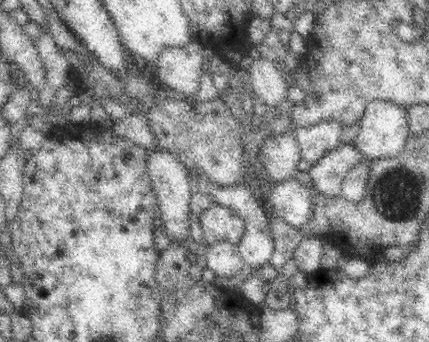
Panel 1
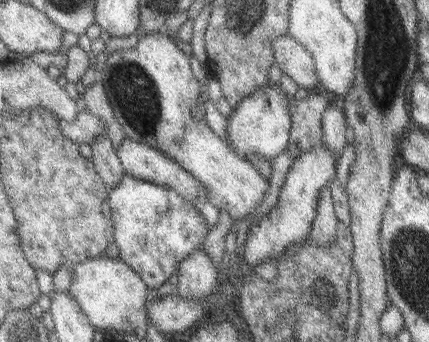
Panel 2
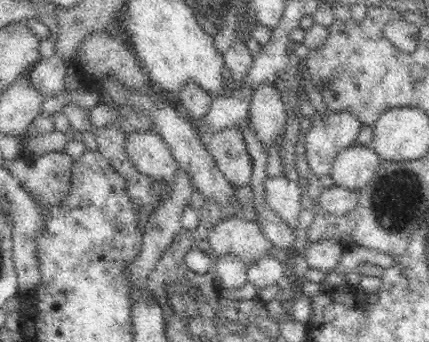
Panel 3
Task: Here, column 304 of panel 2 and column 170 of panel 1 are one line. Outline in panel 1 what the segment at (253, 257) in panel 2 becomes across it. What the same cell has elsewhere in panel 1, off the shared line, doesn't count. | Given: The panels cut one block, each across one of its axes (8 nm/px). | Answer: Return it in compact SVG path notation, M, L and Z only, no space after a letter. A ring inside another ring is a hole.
M150 150L148 152L148 160L146 160L146 166L148 166L148 174L152 178L152 188L156 192L156 198L158 198L158 206L160 206L160 222L168 234L168 238L176 244L180 242L186 242L188 236L188 228L190 228L190 196L194 194L194 184L192 184L192 176L188 174L188 170L180 164L180 160L168 152L168 150Z

